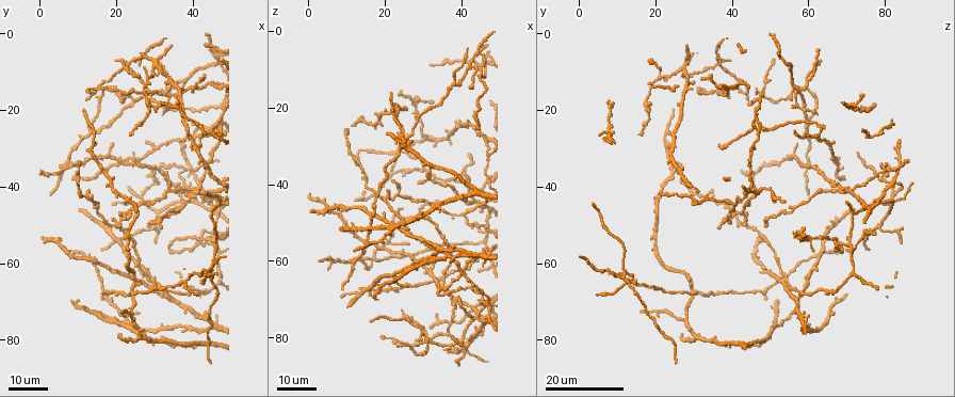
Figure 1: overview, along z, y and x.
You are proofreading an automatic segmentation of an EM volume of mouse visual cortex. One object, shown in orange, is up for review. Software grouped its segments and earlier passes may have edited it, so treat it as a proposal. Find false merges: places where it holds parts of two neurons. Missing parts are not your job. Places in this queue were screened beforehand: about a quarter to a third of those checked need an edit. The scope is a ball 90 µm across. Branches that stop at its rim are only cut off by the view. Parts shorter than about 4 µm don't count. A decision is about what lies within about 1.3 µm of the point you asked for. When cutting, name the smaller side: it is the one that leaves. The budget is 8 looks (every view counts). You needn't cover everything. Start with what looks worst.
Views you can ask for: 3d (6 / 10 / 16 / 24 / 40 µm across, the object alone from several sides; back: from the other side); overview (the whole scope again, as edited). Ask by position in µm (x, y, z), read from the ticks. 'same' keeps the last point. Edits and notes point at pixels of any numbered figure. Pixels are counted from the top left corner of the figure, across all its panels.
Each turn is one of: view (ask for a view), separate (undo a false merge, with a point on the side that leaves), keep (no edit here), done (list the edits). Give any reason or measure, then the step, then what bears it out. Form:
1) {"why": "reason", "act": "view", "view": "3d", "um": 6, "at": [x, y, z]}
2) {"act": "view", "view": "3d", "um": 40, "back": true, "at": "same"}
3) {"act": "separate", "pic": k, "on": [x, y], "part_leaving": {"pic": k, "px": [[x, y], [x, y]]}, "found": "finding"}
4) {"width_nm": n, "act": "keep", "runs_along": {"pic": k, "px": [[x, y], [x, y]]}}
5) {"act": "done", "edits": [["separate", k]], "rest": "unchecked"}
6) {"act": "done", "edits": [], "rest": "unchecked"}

{"why": "three-way junction", "act": "view", "view": "3d", "um": 24, "at": [47.5, 22.0, 46.5]}

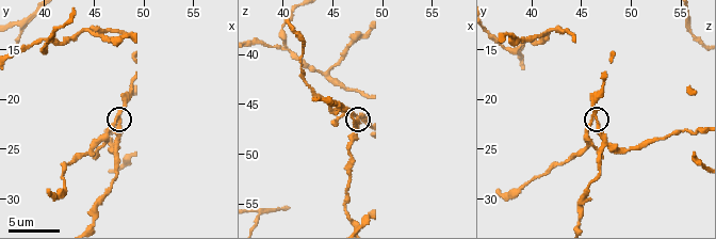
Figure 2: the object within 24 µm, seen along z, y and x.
{"why": "closer look", "act": "view", "view": "3d", "um": 10, "at": [47.2, 22.2, 45.8]}

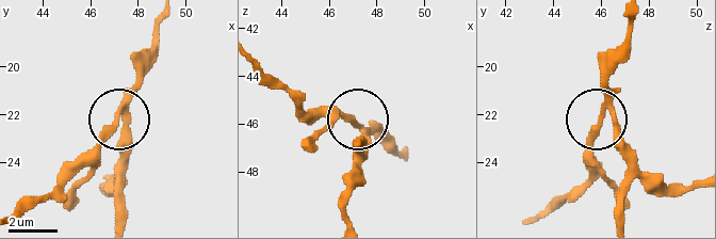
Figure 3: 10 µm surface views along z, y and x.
{"act": "keep", "runs_along": {"pic": 3, "px": [[116, 219], [120, 121], [76, 161]]}, "found": "continuous, no second neuron"}

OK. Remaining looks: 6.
{"why": "a fork", "act": "view", "view": "3d", "um": 10, "at": [40.2, 14.6, 38.8]}

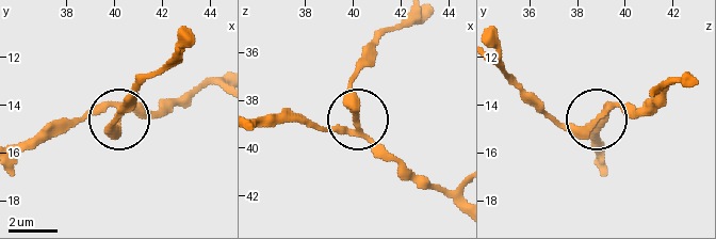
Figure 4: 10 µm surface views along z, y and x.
{"side_arm_um": 27, "arms": 3, "act": "keep", "found": "continuous, no second neuron"}

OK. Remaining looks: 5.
{"why": "three-way junction", "act": "view", "view": "3d", "um": 16, "at": [37.5, 36.0, 80.5]}

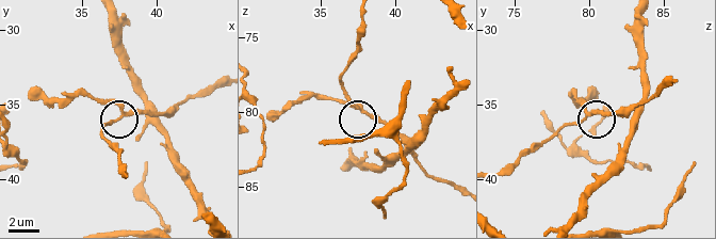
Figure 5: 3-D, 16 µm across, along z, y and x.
{"why": "zoom in", "act": "view", "view": "3d", "um": 6, "at": [38.0, 35.6, 80.0]}

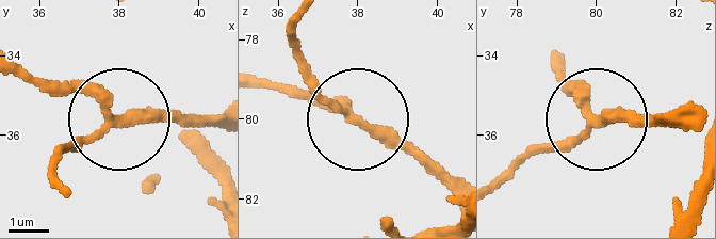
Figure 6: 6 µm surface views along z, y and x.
{"side_arm_um": 8, "act": "keep", "runs_along": {"pic": 6, "px": [[60, 190], [60, 153], [108, 118], [84, 95], [36, 81]]}, "found": "one neuron here"}

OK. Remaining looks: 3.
{"why": "three-way junction", "act": "view", "view": "3d", "um": 24, "at": [44.0, 46.0, 73.5]}

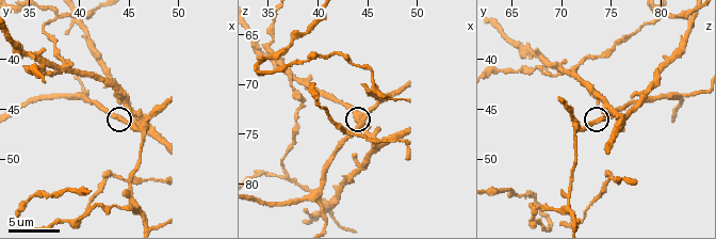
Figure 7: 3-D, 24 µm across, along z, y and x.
{"act": "view", "view": "3d", "um": 6, "at": [44.2, 46.0, 74.2]}

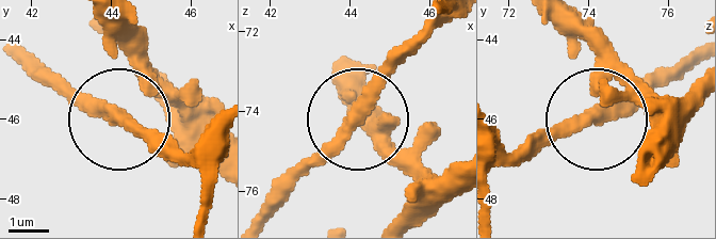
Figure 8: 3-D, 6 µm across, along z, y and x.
{"arms": 3, "act": "keep", "runs_along": {"pic": 8, "px": [[436, 24], [273, 204]]}, "found": "one neuron here"}

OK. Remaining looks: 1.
{"act": "done", "edits": [], "rest": "unchecked"}

